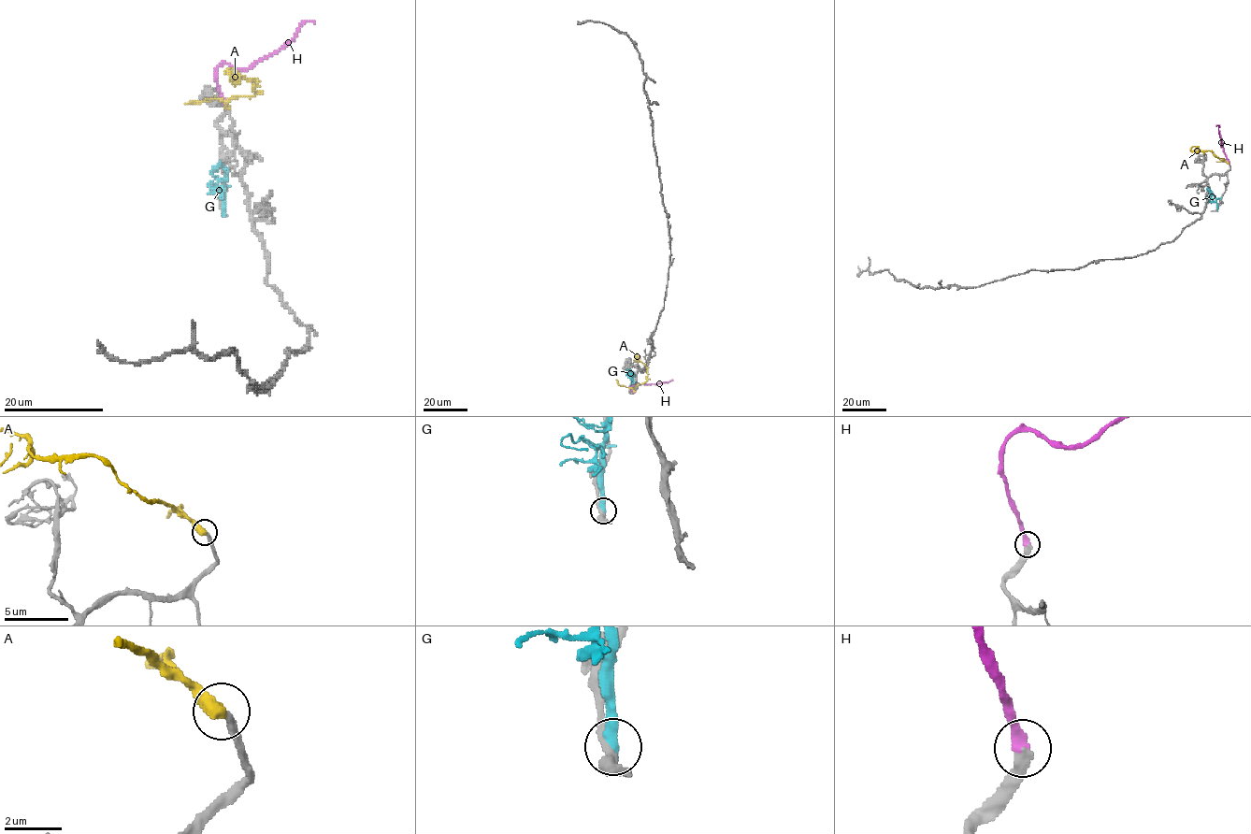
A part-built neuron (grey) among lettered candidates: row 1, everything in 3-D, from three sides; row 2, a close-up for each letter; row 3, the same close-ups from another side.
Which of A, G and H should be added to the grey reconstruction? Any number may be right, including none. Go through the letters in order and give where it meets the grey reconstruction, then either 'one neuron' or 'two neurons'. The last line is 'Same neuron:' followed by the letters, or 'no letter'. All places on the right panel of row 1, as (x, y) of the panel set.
A: contact (1229, 164); one neuron
G: contact (1217, 209); two neurons
H: contact (1229, 164); one neuron
Same neuron: A, H

